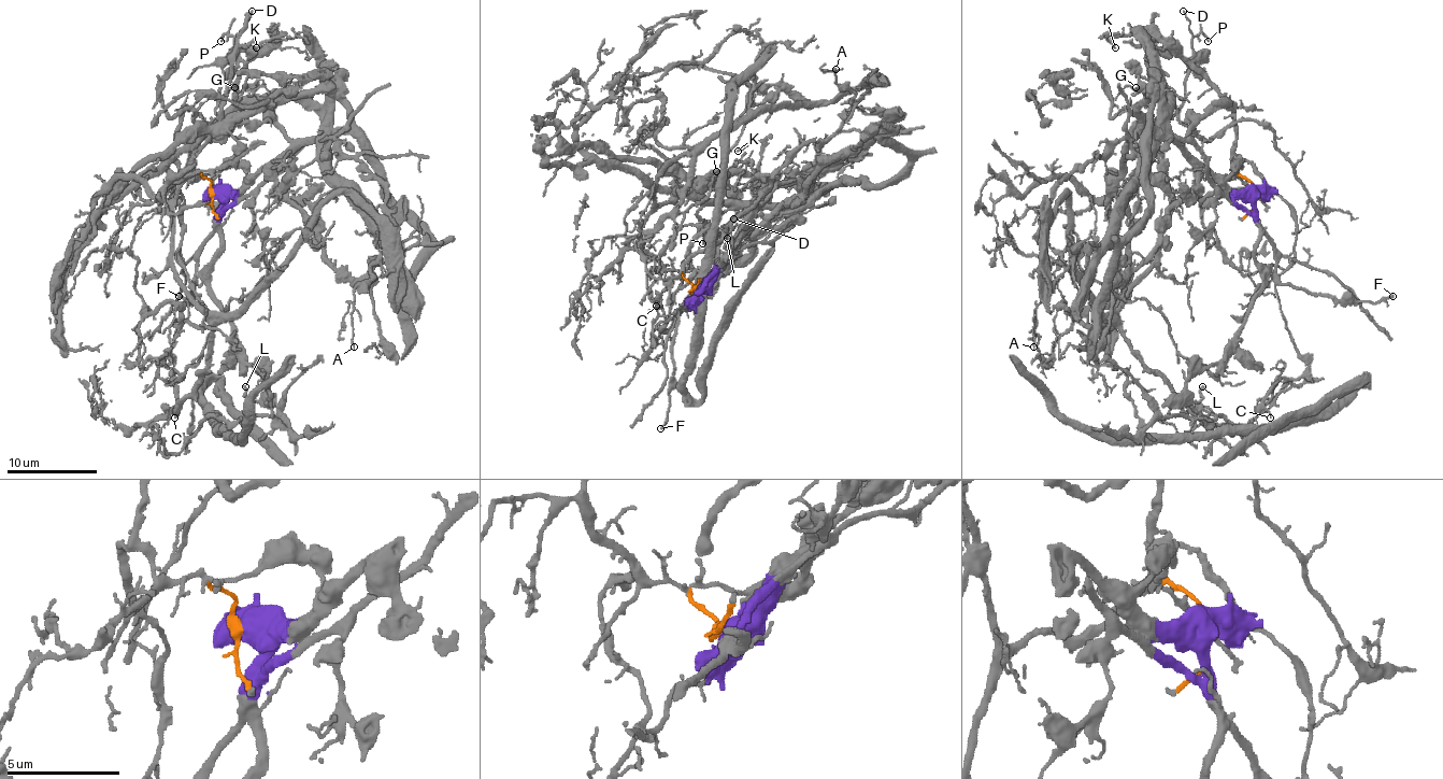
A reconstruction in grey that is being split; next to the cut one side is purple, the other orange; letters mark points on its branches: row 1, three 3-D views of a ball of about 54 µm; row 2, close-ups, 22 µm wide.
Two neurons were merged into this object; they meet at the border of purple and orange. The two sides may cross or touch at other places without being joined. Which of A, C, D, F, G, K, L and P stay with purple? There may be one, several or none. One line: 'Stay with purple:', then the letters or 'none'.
Stay with purple: A, C, D, F, G, K, L, P

